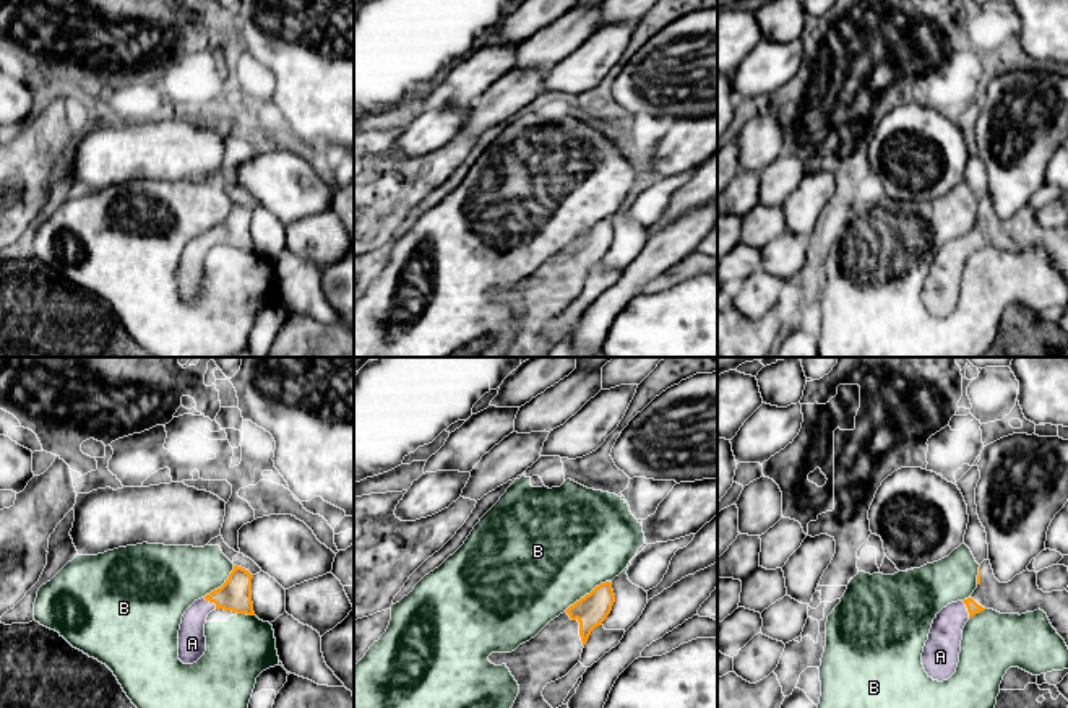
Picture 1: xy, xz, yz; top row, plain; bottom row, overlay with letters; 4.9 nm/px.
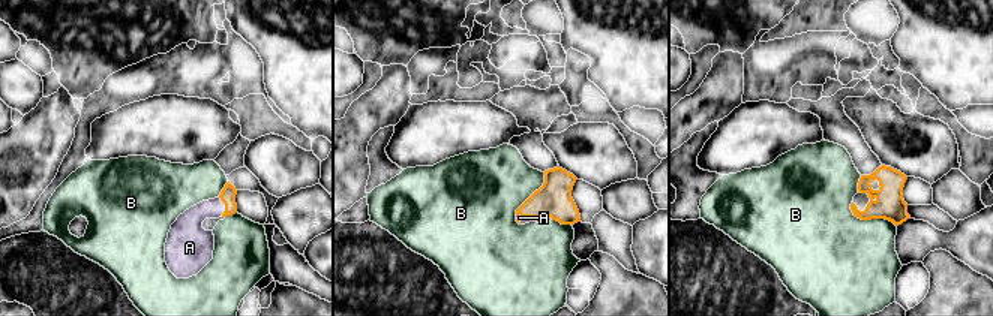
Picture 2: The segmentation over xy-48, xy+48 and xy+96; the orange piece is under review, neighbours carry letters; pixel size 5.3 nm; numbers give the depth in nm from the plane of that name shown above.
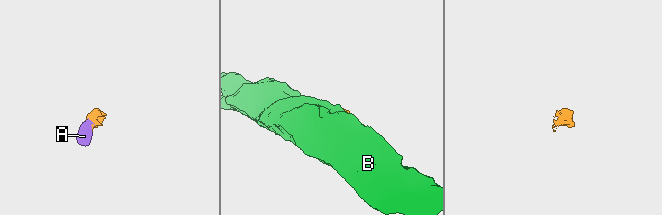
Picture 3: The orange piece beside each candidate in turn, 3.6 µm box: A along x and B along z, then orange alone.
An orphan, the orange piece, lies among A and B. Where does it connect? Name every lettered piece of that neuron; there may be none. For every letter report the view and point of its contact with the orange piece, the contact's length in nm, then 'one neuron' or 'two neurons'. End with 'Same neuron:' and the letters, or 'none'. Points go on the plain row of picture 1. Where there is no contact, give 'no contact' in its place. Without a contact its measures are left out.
A: contact yz (968, 246); length 100 nm; one neuron
B: contact xz (586, 231); length 280 nm; two neurons
Same neuron: A

